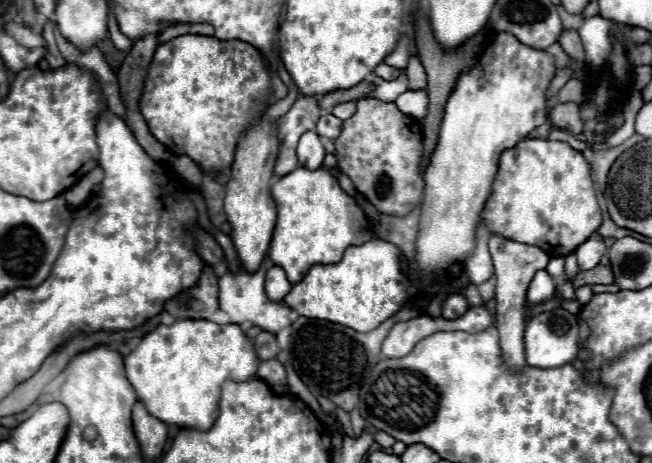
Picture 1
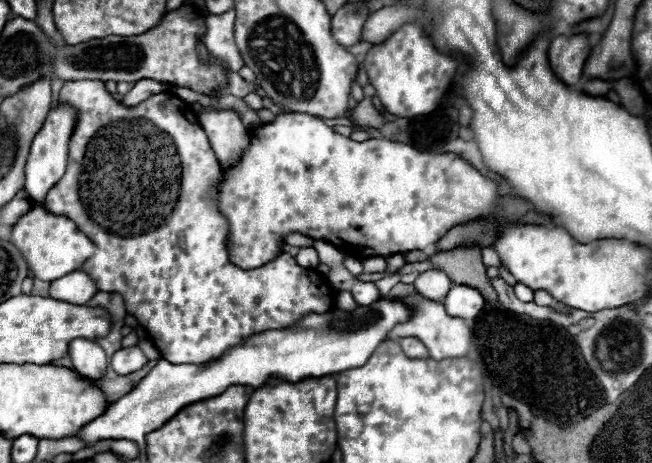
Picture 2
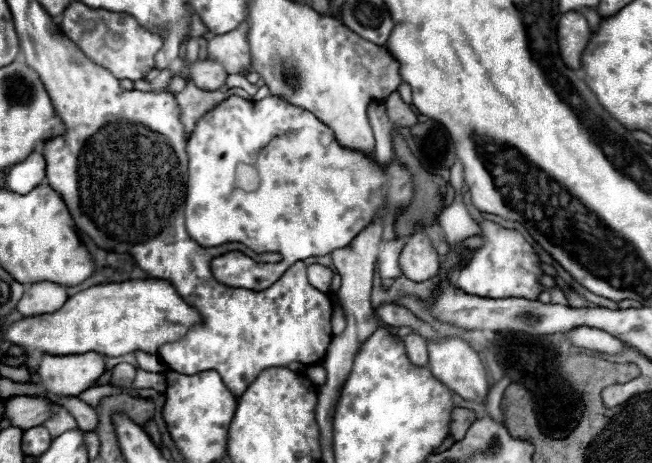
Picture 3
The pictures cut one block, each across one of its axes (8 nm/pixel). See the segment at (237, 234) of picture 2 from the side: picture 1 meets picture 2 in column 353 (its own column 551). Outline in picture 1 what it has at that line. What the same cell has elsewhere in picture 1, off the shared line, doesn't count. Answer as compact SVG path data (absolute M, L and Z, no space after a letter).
M546 138L520 140L514 148L504 150L500 154L498 174L492 184L492 194L484 204L482 222L492 234L500 238L538 246L546 252L550 252L552 248L552 256L570 254L602 224L602 214L594 196L594 186L590 178L590 164L584 160L582 152L574 150L566 142L546 140Z

